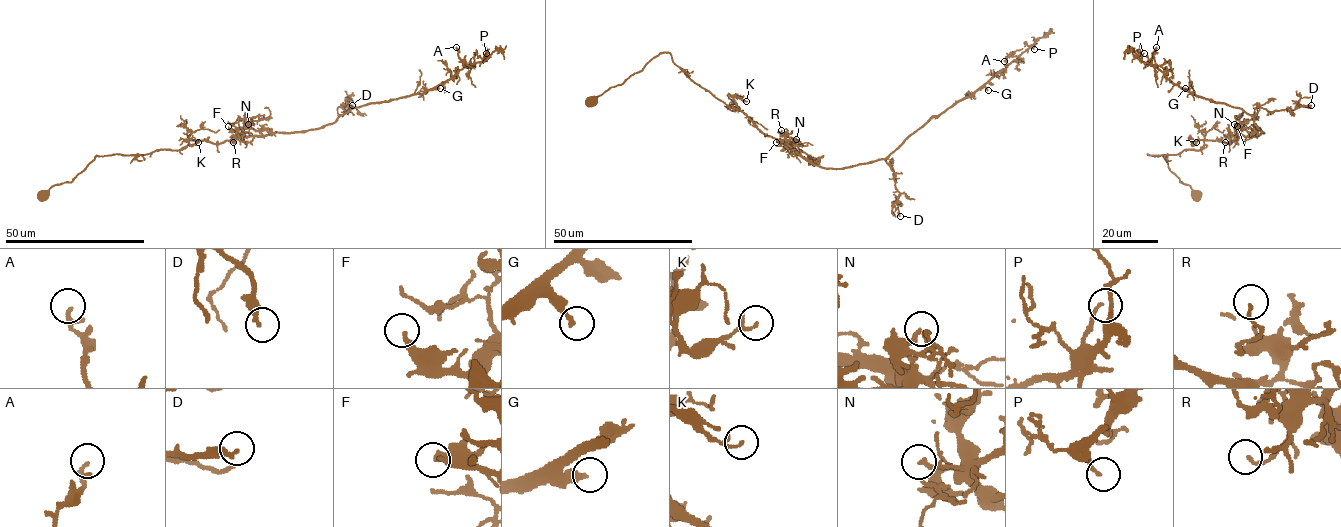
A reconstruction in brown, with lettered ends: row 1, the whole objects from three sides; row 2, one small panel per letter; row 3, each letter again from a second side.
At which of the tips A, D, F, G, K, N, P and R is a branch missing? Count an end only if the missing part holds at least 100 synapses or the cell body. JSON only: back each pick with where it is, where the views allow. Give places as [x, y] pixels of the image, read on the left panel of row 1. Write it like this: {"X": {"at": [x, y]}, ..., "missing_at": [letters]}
{"missing_at": []}

